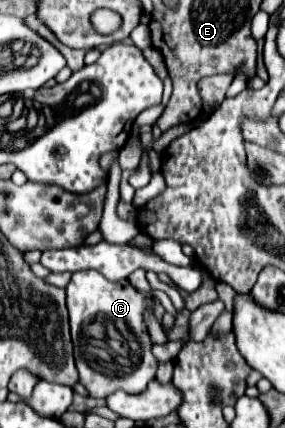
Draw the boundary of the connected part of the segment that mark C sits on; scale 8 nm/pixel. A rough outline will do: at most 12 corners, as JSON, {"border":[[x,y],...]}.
{"border":[[77,271],[67,309],[89,397],[145,391],[153,297]]}

